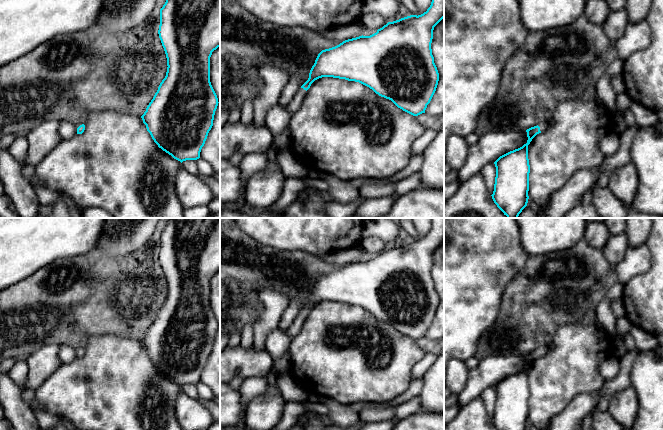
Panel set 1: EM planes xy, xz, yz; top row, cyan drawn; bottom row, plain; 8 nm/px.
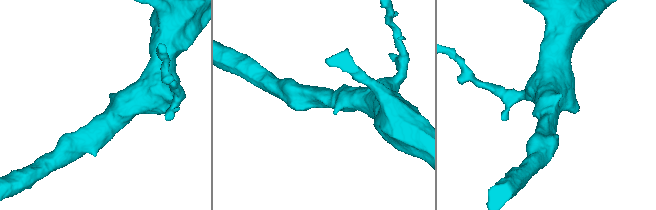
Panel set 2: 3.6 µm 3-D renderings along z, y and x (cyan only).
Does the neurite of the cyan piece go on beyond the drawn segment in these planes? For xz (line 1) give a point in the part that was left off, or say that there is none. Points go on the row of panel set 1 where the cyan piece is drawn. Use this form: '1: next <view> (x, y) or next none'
1: next xz (293, 106)

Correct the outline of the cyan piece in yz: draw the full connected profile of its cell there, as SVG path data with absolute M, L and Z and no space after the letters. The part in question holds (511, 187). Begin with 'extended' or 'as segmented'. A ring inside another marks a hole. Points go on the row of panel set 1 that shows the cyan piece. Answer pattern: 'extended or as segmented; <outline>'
extended; M547 122L526 130L527 143L500 156L495 162L496 177L492 199L507 218L518 218L528 203L530 165L528 145L539 133L545 132Z

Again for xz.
extended; M432 0L430 7L421 15L388 22L370 36L348 39L335 47L322 50L310 70L308 80L299 88L287 109L291 114L295 113L315 80L333 77L359 82L413 116L425 113L439 81L431 43L434 27L443 18L444 0Z

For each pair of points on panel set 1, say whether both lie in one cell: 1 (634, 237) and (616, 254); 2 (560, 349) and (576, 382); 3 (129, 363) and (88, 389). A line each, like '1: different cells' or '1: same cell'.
1: same cell
2: same cell
3: same cell

